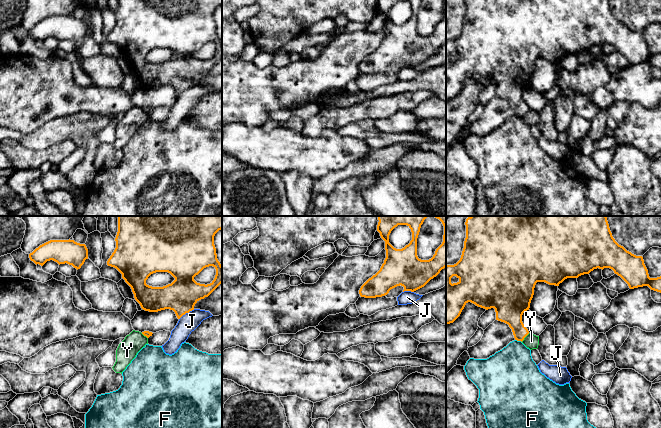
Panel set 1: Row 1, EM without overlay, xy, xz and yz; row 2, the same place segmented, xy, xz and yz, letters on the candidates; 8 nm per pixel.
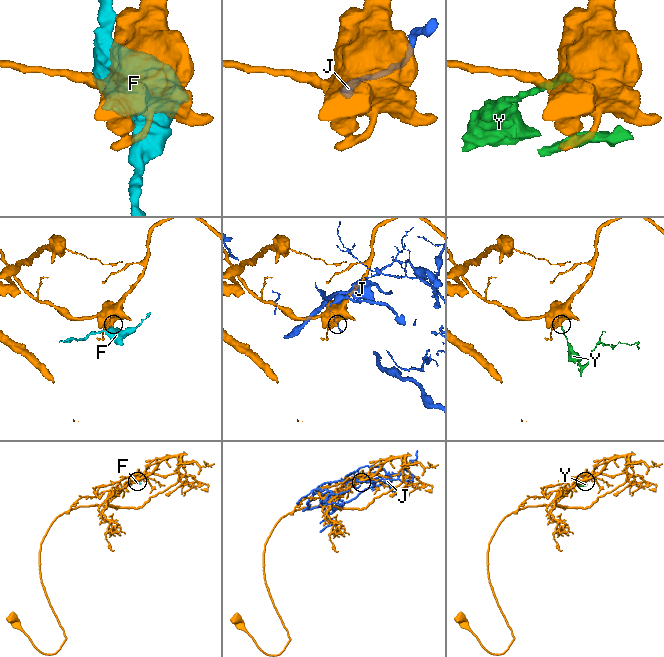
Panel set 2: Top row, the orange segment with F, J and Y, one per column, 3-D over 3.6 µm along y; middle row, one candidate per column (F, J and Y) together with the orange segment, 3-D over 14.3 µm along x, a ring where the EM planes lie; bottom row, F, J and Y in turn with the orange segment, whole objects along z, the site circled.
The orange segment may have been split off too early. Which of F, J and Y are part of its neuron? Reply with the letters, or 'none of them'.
none of them

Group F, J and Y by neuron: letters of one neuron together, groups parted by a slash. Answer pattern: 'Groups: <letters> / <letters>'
Groups: F / J / Y

